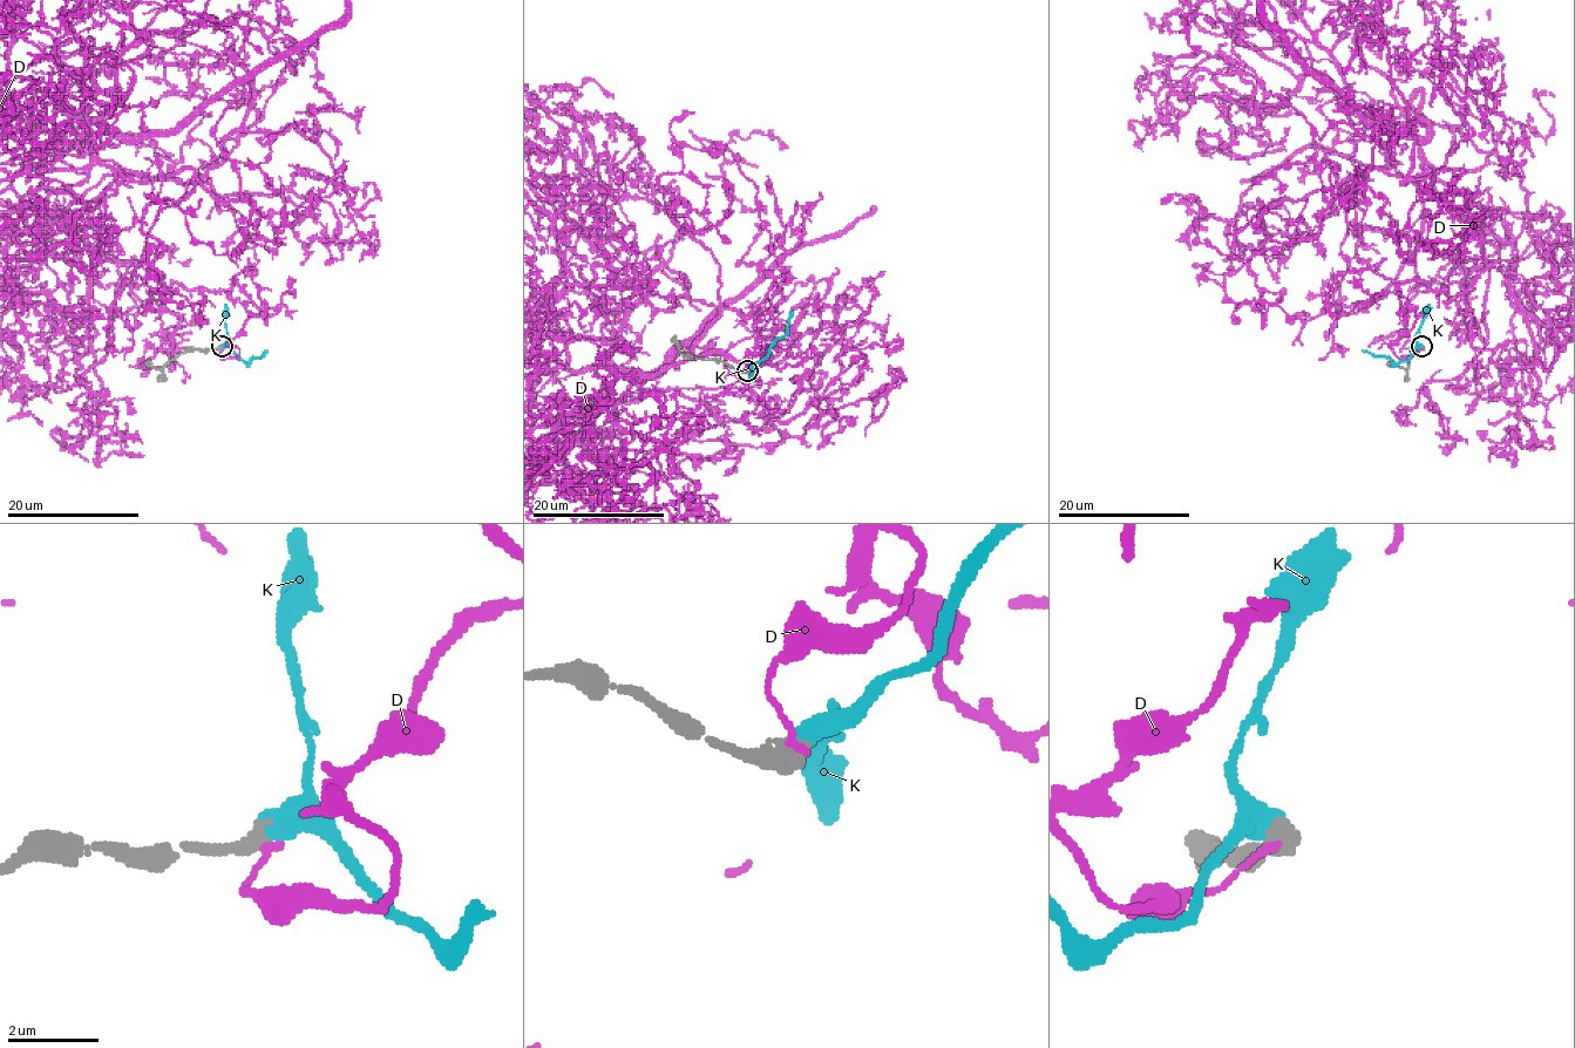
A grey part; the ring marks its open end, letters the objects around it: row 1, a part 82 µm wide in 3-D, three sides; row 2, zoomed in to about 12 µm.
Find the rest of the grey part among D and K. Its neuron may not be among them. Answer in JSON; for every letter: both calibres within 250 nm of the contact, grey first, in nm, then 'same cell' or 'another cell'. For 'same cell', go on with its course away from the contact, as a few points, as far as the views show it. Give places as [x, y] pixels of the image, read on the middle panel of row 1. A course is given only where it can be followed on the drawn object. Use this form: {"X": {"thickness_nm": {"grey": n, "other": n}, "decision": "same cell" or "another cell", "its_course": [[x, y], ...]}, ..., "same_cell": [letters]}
{"D": {"thickness_nm": {"grey": 550, "other": 150}, "decision": "another cell"}, "K": {"thickness_nm": {"grey": 500, "other": 500}, "decision": "same cell", "its_course": [[746, 369], [766, 355], [786, 332], [791, 311]]}, "same_cell": ["K"]}

